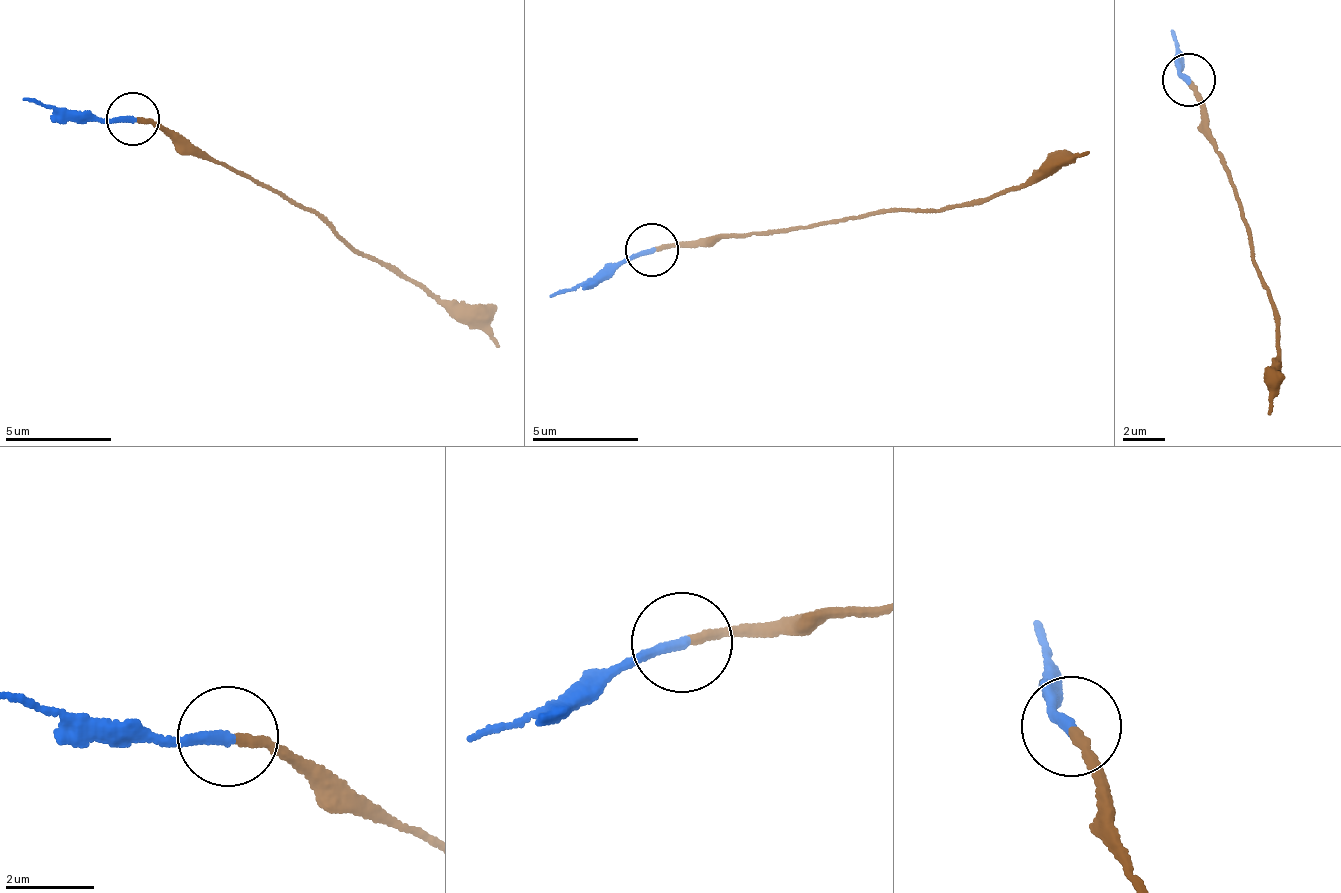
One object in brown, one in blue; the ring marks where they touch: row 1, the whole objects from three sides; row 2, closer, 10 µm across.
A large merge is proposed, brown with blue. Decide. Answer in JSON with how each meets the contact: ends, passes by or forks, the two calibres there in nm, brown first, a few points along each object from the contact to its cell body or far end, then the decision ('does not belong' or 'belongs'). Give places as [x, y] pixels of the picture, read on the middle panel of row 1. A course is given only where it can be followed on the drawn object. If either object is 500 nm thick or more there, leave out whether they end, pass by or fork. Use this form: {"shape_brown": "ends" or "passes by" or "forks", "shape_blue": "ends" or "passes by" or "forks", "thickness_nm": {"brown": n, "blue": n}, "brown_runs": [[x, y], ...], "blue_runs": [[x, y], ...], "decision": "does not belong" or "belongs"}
{"shape_brown": "ends", "shape_blue": "ends", "thickness_nm": {"brown": 200, "blue": 240}, "brown_runs": [[656, 251], [681, 244], [978, 204], [1091, 153]], "blue_runs": [[651, 252], [550, 294]], "decision": "belongs"}

